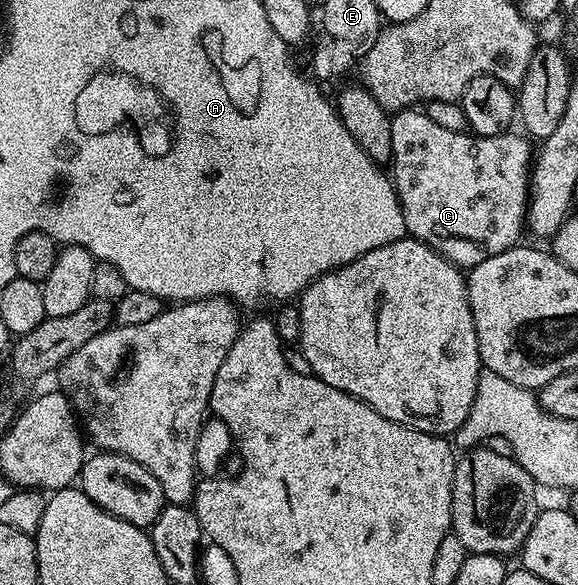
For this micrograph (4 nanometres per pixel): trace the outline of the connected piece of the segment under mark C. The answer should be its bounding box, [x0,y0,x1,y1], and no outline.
[390,108,533,270]

